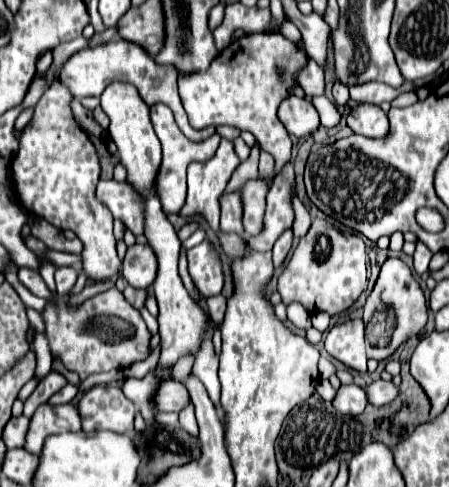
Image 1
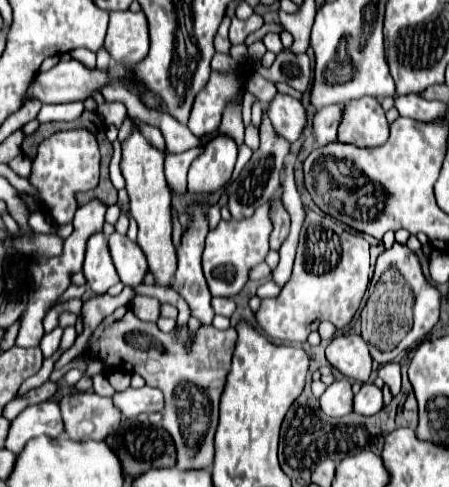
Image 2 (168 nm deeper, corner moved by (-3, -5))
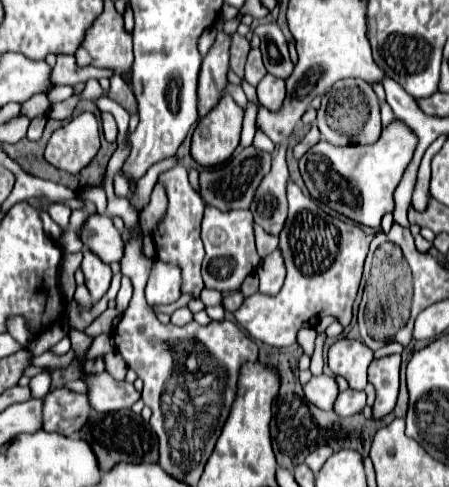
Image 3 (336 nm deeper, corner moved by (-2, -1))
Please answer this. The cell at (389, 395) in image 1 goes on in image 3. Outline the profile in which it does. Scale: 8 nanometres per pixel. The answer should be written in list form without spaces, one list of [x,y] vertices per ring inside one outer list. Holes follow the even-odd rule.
[[[342,391],[334,403],[334,411],[340,417],[350,417],[360,413],[366,407],[366,393],[364,391]]]

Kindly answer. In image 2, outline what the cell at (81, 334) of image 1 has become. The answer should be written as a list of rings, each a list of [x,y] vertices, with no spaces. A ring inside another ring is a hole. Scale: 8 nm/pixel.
[[[119,307],[93,331],[83,357],[87,363],[99,359],[109,369],[139,373],[149,387],[161,389],[165,395],[161,425],[169,431],[175,443],[177,469],[207,469],[213,463],[219,399],[231,369],[235,343],[235,327],[219,331],[213,325],[201,325],[195,333],[191,333],[187,325],[181,325],[177,333],[163,333],[157,323],[141,321],[129,307]]]

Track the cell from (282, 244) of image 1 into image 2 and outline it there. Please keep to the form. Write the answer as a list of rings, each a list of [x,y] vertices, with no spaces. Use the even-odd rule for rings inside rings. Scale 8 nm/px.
[[[277,189],[269,199],[269,217],[273,223],[273,231],[269,235],[269,245],[271,245],[271,249],[277,251],[281,247],[281,243],[285,241],[285,237],[289,235],[289,213],[281,201],[281,189]]]

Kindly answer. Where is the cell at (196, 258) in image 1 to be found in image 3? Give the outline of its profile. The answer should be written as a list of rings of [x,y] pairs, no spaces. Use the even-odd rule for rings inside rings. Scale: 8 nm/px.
[[[206,207],[202,221],[202,241],[206,247],[202,277],[208,289],[216,289],[220,293],[236,291],[260,263],[260,257],[256,253],[254,219],[250,211],[220,211],[216,207]]]

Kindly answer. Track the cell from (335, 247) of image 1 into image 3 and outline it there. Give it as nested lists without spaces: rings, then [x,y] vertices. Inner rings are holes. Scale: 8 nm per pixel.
[[[292,181],[288,183],[288,205],[288,219],[280,233],[280,249],[288,269],[284,287],[278,295],[254,293],[246,297],[244,305],[234,313],[236,321],[254,339],[272,347],[294,345],[298,331],[306,325],[314,327],[320,313],[328,313],[336,317],[342,327],[348,327],[370,245],[356,223],[344,221],[336,211],[306,197]]]

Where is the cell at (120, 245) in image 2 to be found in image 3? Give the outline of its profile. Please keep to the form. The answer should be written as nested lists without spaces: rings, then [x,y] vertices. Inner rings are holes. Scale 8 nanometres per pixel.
[[[90,215],[82,227],[82,243],[92,249],[104,263],[120,263],[124,257],[124,241],[108,215]]]

